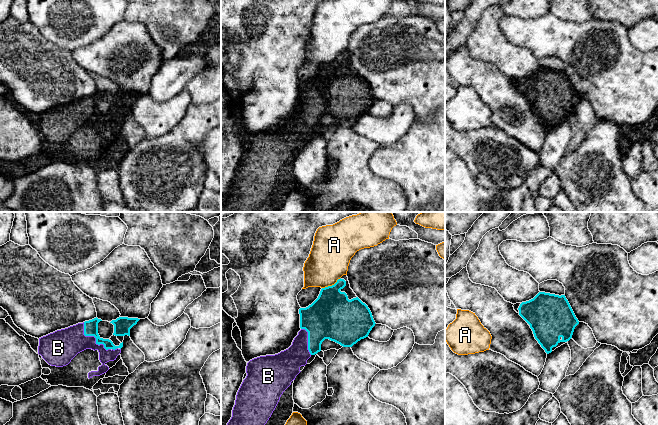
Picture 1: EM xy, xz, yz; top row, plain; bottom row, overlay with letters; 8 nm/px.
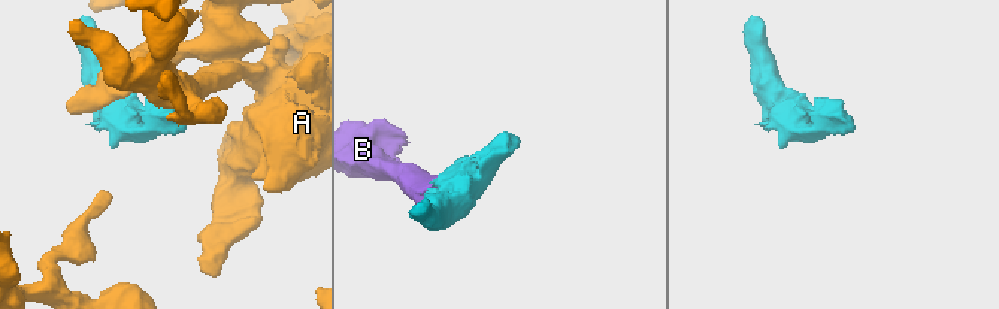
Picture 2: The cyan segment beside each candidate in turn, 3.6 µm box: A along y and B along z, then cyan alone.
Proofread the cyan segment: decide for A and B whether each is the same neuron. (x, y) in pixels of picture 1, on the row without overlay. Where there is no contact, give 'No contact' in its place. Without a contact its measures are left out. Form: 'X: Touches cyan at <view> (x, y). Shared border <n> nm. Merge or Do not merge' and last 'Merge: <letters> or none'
A: Touches cyan at xz (332, 61). Shared border 180 nm. Do not merge
B: Touches cyan at xy (93, 111). Shared border 320 nm. Merge
Merge: B

